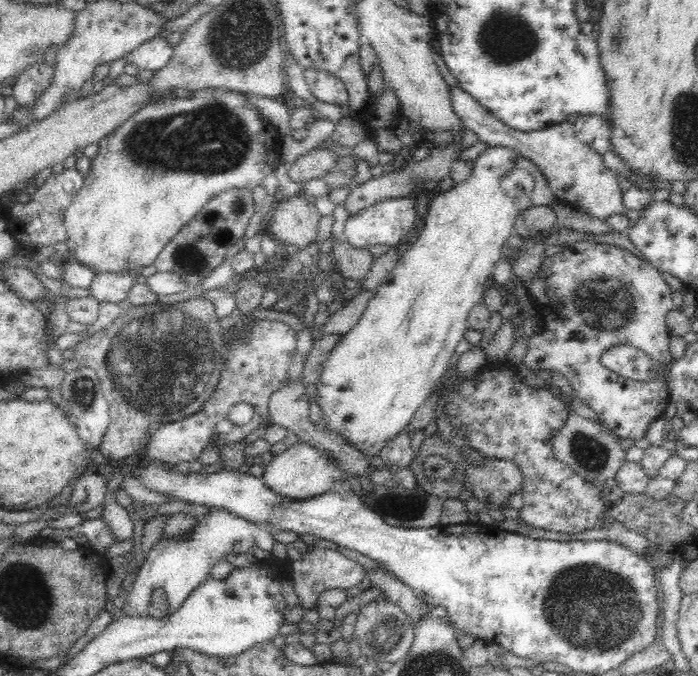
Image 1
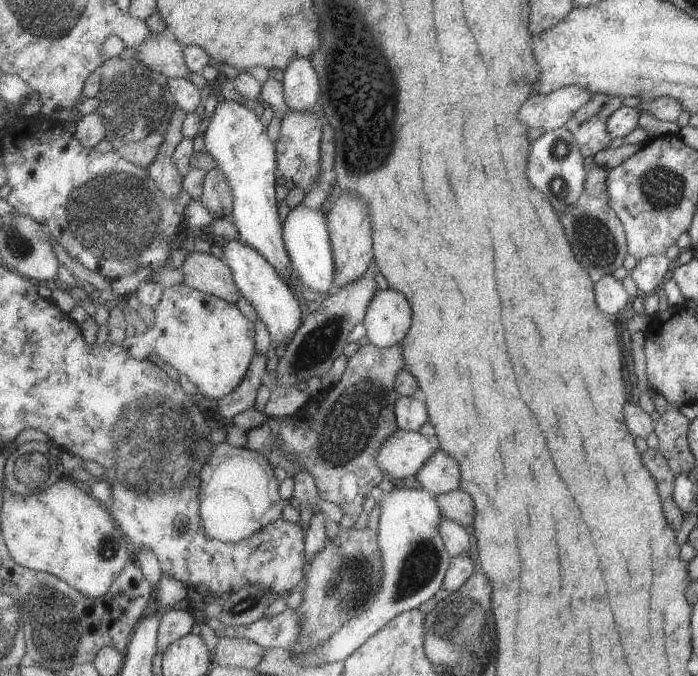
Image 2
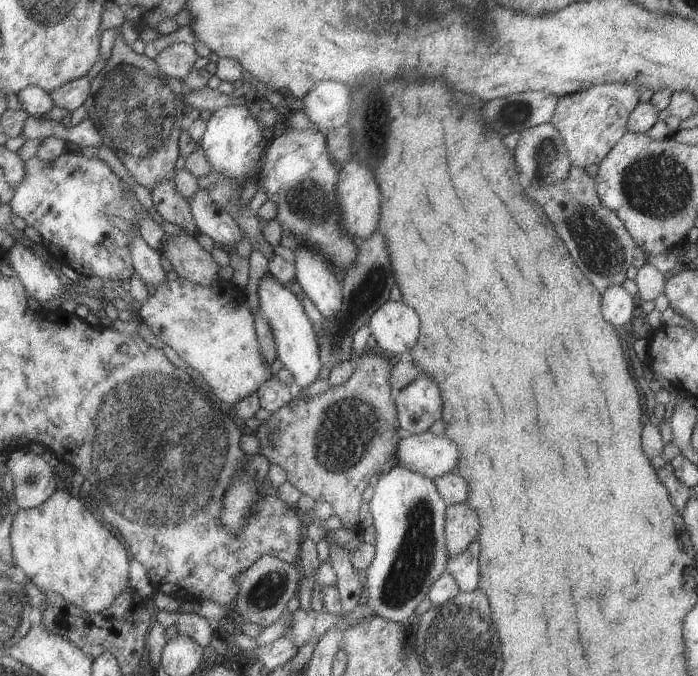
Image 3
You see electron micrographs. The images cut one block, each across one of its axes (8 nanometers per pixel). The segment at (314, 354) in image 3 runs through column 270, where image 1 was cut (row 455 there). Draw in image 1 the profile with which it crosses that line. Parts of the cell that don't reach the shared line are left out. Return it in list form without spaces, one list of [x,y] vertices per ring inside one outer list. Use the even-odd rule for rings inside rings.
[[[298,440],[284,450],[274,455],[273,459],[265,466],[265,473],[262,476],[264,483],[274,491],[290,499],[316,498],[326,491],[335,489],[336,480],[346,478],[344,469],[336,467],[334,459],[330,455],[314,449],[310,444]]]

